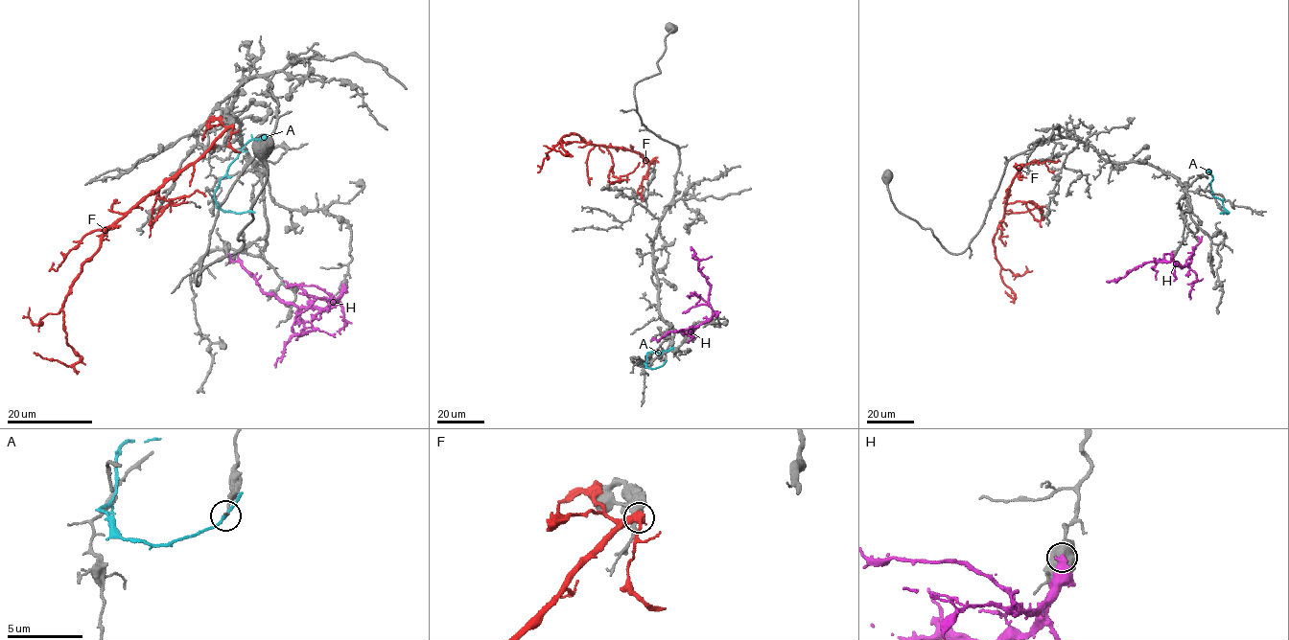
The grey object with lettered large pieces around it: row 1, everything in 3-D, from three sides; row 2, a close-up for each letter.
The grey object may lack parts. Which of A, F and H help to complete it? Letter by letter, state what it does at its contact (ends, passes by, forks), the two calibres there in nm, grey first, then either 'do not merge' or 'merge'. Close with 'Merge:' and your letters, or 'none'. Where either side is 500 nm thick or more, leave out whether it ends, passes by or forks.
A: it passes by; calibres 170 and 180 nm; do not merge
F: it passes by; calibres 200 and 440 nm; do not merge
H: calibres 750 and 440 nm; do not merge
Merge: none

